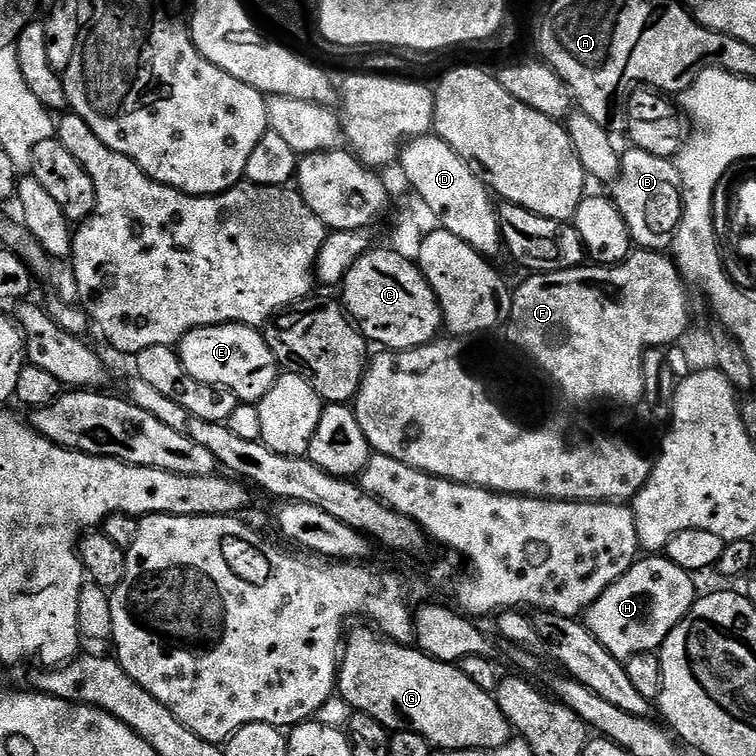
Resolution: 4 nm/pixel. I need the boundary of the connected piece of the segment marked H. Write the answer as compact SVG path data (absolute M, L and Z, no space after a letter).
M645 555L595 600L586 613L588 628L621 662L634 654L656 652L666 642L670 630L686 618L696 603L698 591L692 580L695 580L693 573L682 570L682 566L674 566L667 555Z

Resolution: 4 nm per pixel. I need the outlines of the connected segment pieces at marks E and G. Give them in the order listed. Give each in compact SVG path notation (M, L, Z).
M215 324L205 328L190 330L181 338L178 351L182 366L186 366L186 374L198 378L198 382L226 386L226 390L234 390L237 401L256 404L274 386L278 375L278 365L270 346L264 340L263 331L246 324Z
M369 628L349 631L342 648L338 694L352 709L378 718L389 730L422 734L436 750L489 749L508 743L510 725L493 693L478 690L457 665L438 662L419 647L394 644Z

